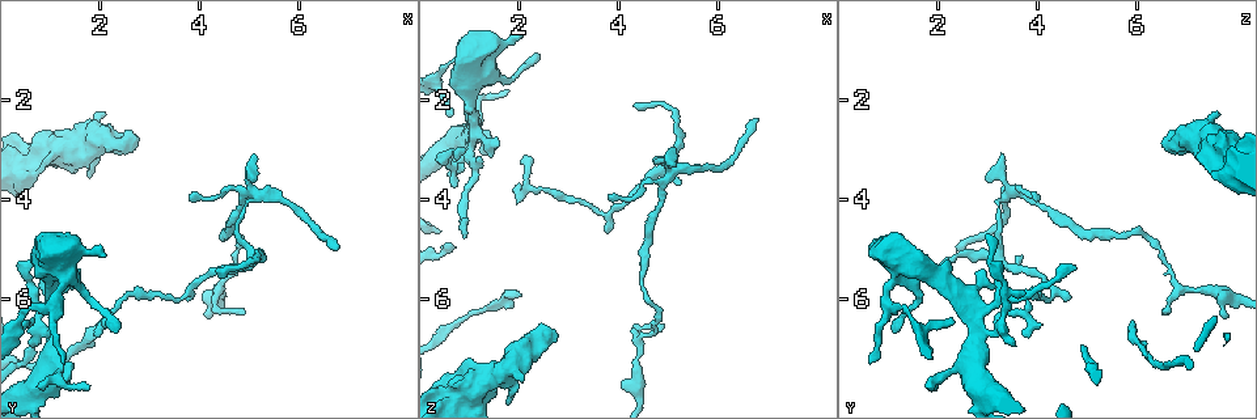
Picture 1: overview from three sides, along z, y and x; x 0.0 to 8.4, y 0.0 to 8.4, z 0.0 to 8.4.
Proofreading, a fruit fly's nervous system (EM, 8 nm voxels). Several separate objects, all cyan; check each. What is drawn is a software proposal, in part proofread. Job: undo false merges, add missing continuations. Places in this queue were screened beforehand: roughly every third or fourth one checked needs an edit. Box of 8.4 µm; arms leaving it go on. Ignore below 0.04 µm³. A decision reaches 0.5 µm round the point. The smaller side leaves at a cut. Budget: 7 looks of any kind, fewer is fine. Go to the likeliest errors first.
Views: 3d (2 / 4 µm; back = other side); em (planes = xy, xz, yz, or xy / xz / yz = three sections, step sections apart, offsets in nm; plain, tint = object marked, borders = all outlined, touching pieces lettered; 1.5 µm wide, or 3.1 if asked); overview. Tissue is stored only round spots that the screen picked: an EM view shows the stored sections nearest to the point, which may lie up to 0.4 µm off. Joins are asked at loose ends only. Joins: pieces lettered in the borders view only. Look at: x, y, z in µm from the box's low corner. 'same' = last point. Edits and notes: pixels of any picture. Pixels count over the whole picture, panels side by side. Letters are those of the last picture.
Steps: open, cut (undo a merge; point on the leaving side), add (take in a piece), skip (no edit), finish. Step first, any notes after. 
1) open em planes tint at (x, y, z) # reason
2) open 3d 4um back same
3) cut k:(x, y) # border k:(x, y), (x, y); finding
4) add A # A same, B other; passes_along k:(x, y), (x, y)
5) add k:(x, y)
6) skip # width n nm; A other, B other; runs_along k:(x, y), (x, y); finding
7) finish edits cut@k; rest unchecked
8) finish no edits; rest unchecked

open 3d 4um back at (2.05, 2.25, 7.60) # stops while still wide

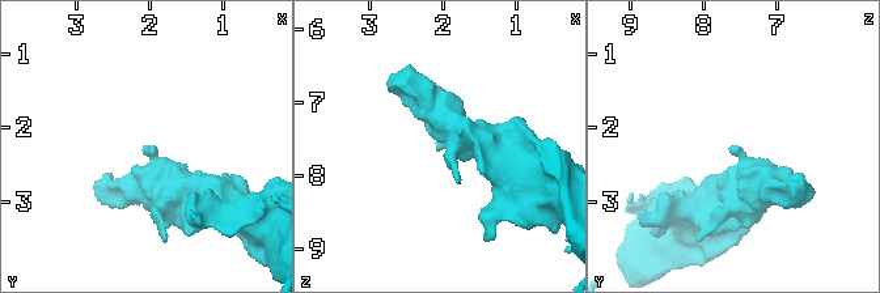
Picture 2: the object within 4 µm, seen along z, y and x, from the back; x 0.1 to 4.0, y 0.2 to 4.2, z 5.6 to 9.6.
open em planes borders at (2.00, 2.25, 7.60) # need the tissue

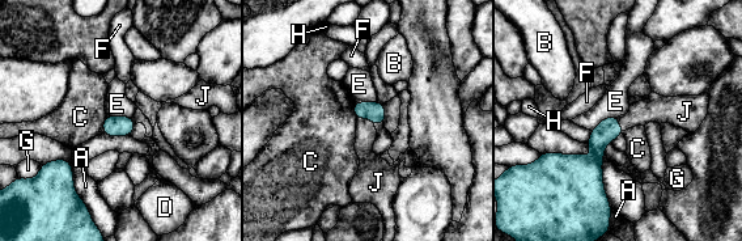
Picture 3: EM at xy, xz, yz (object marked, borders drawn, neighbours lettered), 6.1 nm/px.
add J # A other, B other, C other, D other, E other, F other, G other, H other, J same; passes_along 3:(376, 111), (368, 115), (365, 132); the neuron continues

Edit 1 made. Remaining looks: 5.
open overview

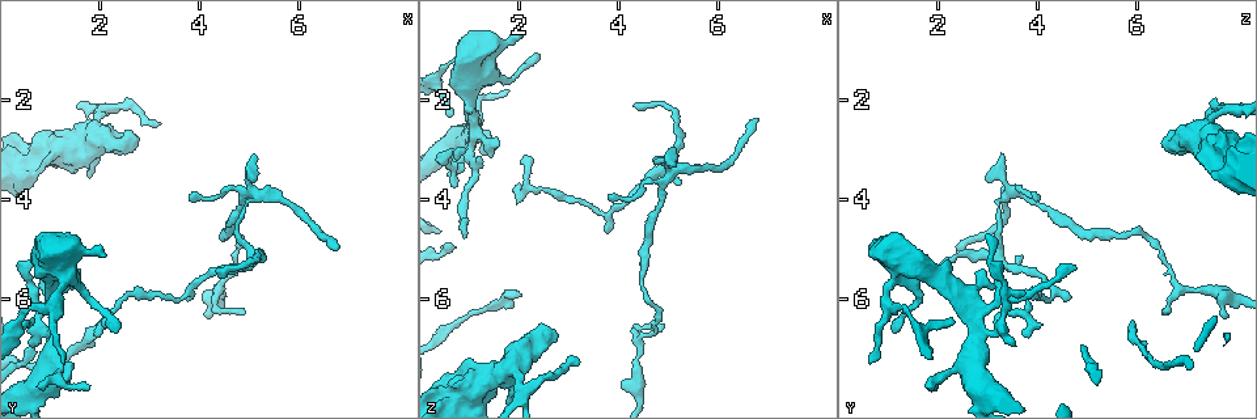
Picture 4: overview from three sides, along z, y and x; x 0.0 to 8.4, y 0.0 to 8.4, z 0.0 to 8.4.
open em xz step 8 tint at (0.85, 4.75, 3.00) # branch stops here

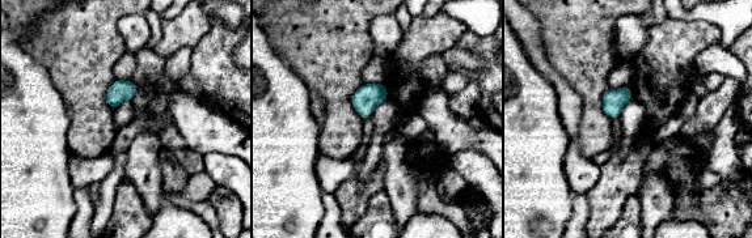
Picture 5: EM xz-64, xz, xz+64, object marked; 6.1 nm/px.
open em planes borders same

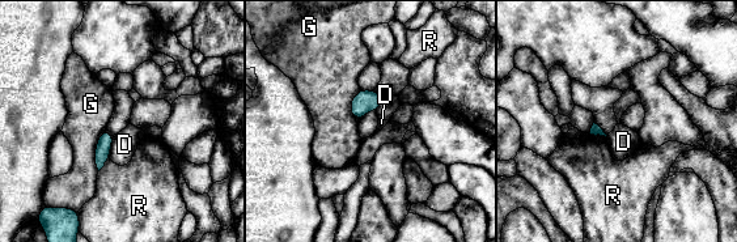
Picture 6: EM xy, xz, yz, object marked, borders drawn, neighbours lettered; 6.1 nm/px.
skip # D other, G other, R other; border 6:(105, 128), (96, 147), (97, 170); none of them fits

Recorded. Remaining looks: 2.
open em xz step 4 borders at (3.85, 3.95, 3.95) # thin end

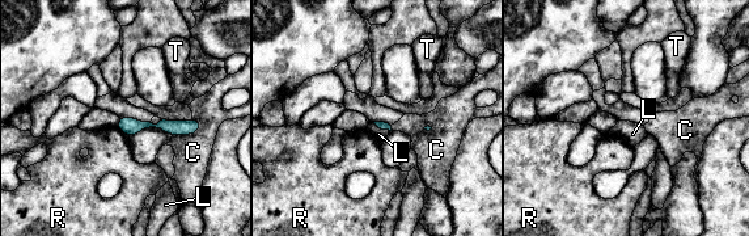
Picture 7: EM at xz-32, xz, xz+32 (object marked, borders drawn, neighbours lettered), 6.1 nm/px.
open em planes borders same # another direction

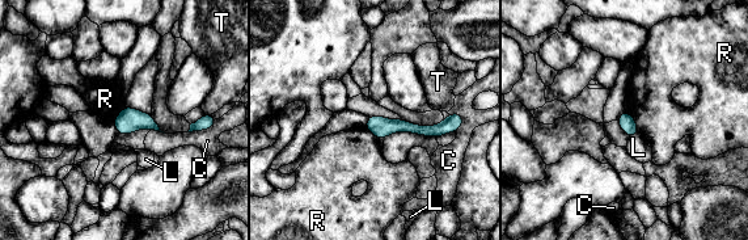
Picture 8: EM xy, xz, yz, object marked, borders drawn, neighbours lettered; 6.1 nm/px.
skip # C other, L other, R other, T other; runs_along 8:(453, 117), (439, 130), (370, 126); no lettered piece goes on from it

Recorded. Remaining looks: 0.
finish edits add@3; rest unchecked

